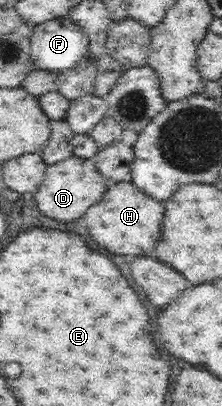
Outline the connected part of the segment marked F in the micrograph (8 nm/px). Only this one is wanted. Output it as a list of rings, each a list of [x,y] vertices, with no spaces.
[[[69,17],[48,20],[33,27],[31,54],[36,69],[61,74],[88,58],[87,33]]]

